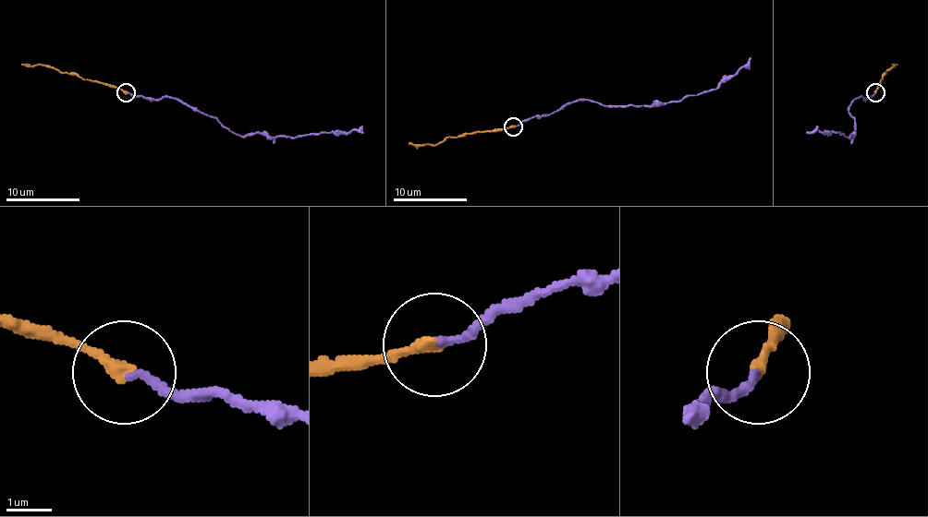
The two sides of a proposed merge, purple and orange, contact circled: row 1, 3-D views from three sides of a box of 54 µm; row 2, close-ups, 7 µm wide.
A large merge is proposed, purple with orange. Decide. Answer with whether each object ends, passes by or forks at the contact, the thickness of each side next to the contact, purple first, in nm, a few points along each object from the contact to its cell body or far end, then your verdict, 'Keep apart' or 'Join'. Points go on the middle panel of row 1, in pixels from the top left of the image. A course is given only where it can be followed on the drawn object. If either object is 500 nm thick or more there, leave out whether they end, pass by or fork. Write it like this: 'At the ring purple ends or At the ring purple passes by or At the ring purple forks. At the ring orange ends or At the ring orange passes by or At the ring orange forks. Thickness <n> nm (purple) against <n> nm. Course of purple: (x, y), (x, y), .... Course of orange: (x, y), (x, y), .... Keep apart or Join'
At the ring purple ends. At the ring orange ends. Thickness 170 nm (purple) against 280 nm. Course of purple: (513, 126), (559, 111), (578, 101), (593, 101), (604, 105), (680, 102), (689, 95), (715, 90), (750, 58). Course of orange: (513, 126), (446, 137), (435, 144), (409, 142). Keep apart

